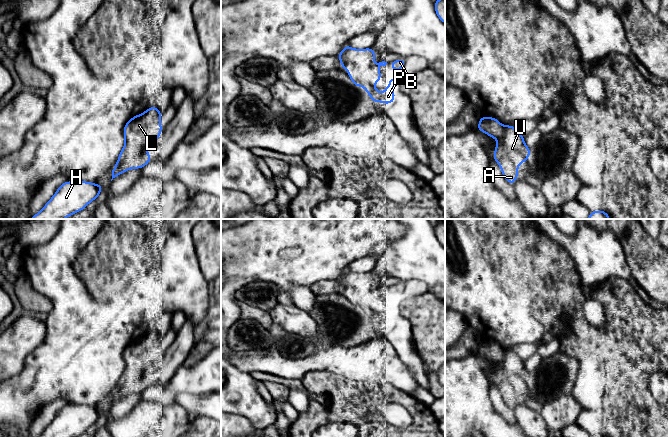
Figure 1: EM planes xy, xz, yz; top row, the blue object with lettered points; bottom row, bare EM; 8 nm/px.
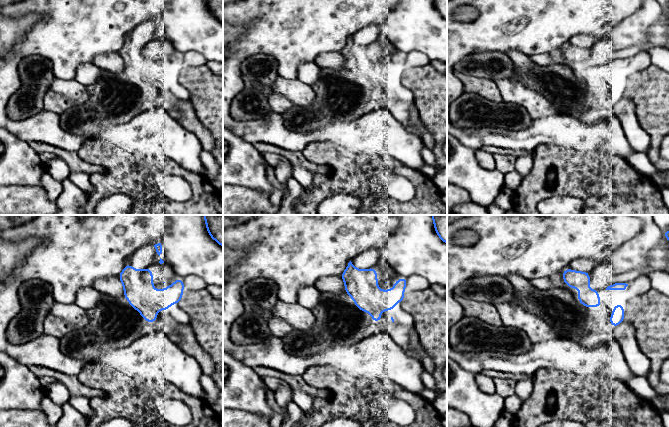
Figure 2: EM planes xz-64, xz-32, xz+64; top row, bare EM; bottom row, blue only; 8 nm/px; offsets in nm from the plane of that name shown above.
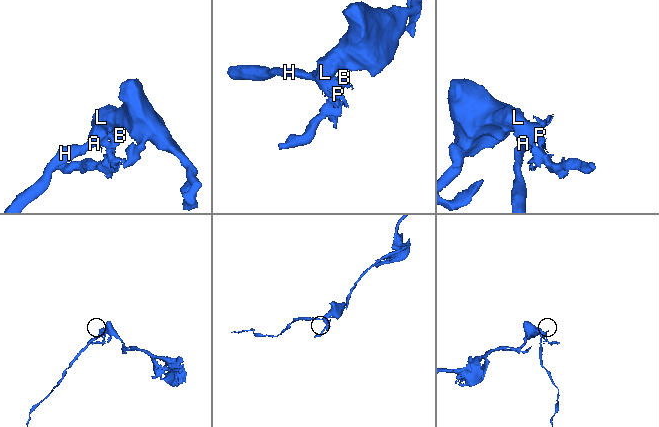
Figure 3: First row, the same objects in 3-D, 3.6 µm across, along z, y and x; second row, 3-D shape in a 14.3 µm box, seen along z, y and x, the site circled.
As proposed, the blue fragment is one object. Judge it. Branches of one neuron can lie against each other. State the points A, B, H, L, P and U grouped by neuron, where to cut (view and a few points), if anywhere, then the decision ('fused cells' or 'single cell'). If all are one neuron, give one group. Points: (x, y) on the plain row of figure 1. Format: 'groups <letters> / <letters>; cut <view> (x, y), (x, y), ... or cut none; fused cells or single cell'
groups A H / B L P U; cut xz (357, 273), (353, 284), (347, 285), (344, 283); fused cells

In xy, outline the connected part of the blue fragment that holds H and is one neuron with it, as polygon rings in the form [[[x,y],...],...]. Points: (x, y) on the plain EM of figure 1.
[[[66,405],[38,437],[77,437],[95,424],[102,414],[101,408]]]

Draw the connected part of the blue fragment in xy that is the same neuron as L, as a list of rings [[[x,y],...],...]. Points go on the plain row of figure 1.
[[[154,329],[144,337],[132,341],[125,348],[125,369],[119,378],[117,388],[130,383],[135,387],[135,392],[142,393],[152,385],[146,369],[155,367],[161,359],[161,340],[162,337]]]

